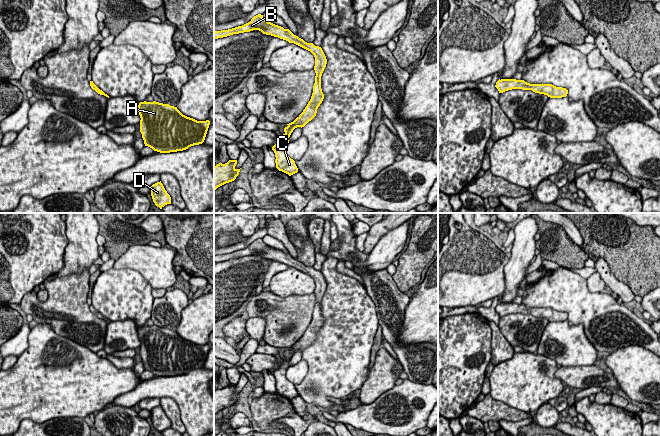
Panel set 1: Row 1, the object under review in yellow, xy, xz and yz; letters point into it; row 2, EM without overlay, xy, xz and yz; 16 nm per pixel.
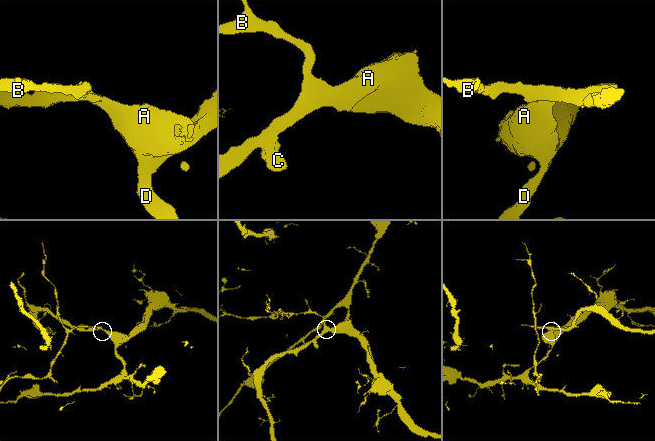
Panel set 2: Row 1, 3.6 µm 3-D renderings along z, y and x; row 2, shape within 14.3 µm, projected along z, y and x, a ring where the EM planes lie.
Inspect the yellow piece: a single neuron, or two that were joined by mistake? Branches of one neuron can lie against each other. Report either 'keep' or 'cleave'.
cleave

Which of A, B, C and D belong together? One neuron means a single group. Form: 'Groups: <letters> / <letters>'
Groups: A C D / B

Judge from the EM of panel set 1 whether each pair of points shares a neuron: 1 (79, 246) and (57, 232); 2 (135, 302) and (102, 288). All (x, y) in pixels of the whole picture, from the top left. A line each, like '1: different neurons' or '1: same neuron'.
1: different neurons
2: same neuron

